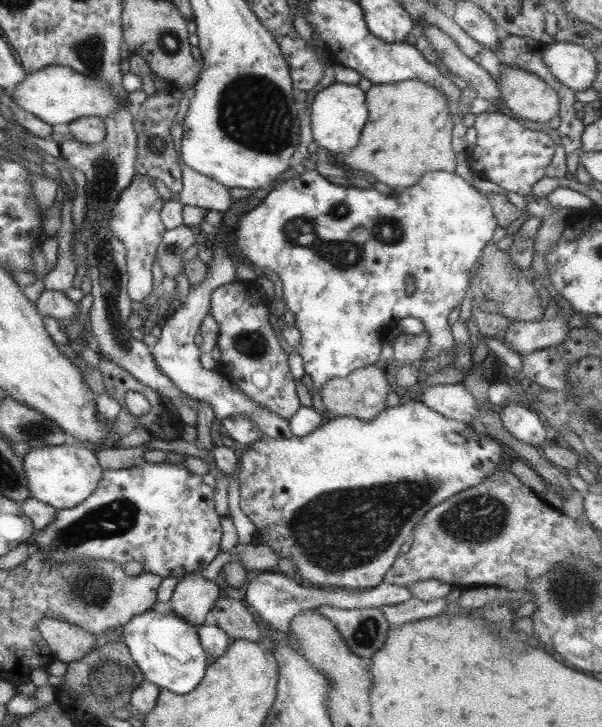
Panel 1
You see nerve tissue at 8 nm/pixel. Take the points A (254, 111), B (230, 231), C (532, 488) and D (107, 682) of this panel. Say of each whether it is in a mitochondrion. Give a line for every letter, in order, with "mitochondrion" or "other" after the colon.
A: mitochondrion
B: other
C: other
D: mitochondrion

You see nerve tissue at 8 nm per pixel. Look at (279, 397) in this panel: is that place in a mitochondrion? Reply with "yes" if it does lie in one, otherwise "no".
no

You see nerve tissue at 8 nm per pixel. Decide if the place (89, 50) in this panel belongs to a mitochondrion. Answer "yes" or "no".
yes

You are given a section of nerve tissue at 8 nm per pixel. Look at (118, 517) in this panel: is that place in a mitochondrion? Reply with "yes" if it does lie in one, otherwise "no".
yes

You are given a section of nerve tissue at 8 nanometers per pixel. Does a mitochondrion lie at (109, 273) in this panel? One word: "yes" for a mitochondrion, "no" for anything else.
yes

